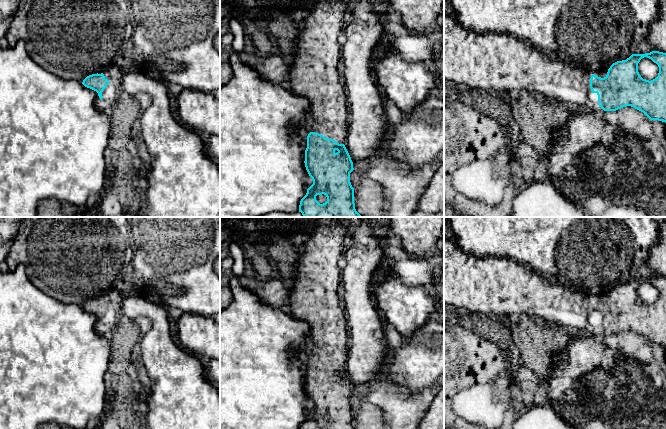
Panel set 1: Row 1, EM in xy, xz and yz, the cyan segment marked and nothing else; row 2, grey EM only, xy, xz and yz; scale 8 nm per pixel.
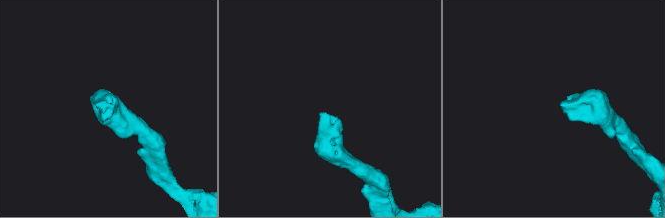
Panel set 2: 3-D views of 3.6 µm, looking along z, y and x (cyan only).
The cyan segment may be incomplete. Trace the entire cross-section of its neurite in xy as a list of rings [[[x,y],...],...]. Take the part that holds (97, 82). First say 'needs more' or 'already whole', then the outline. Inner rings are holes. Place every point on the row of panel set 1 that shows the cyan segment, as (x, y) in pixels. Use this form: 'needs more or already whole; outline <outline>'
needs more; outline [[[115,63],[105,74],[92,74],[87,76],[82,84],[98,93],[100,99],[110,96],[116,100],[122,96],[121,77],[124,69],[119,63]]]

